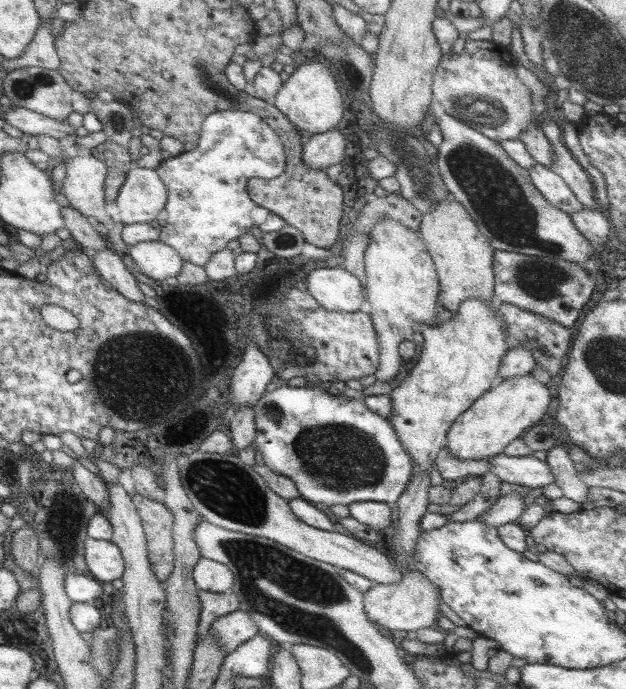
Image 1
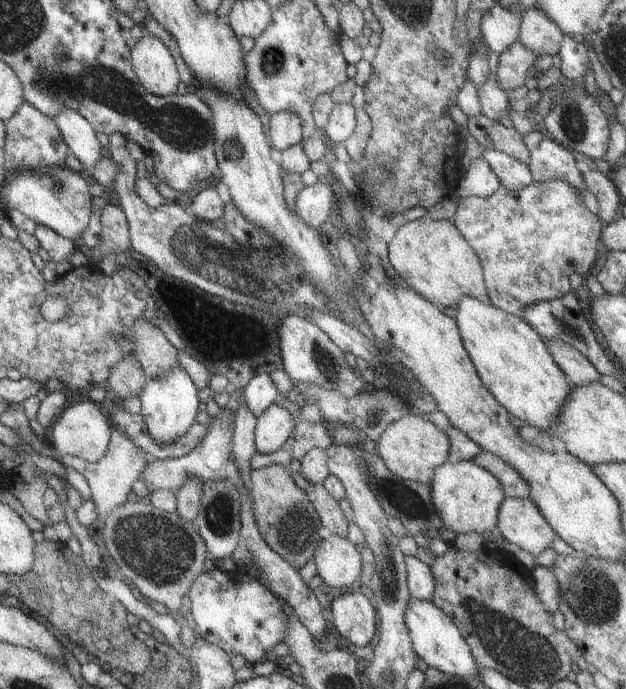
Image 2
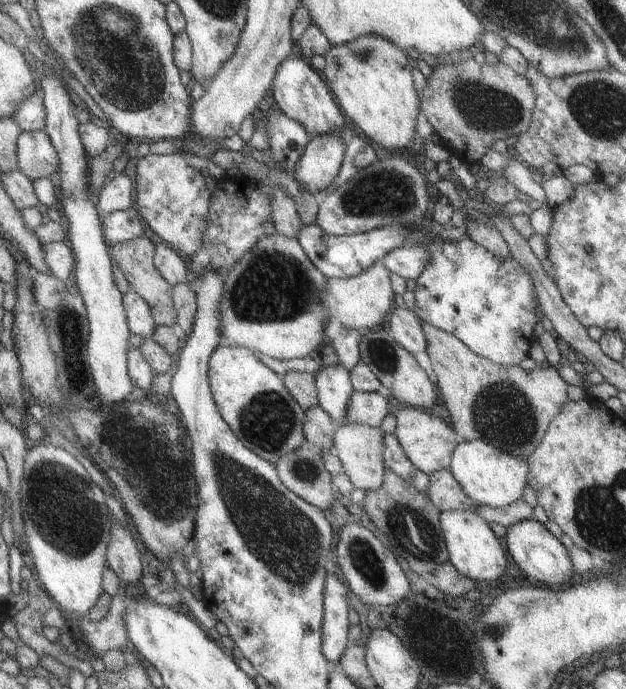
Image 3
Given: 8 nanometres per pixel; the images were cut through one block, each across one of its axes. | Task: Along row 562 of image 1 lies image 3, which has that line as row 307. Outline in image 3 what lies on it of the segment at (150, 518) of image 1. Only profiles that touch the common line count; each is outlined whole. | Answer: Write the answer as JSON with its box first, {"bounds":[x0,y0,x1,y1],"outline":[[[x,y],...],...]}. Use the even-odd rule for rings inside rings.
{"bounds":[108,235,176,326],"outline":[[[142,235],[129,241],[114,243],[109,246],[108,250],[111,260],[114,262],[114,267],[118,267],[125,274],[130,291],[139,294],[148,303],[152,318],[157,326],[174,326],[176,313],[171,295],[172,286],[162,278],[153,263],[156,250],[154,243],[146,235]]]}

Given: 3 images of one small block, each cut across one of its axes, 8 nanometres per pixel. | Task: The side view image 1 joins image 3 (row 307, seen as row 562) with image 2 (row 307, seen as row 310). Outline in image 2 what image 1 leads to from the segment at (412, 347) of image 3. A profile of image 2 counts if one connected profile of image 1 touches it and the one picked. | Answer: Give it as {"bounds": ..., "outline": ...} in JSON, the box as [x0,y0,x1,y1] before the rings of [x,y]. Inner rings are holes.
{"bounds":[453,296,571,436],"outline":[[[465,296],[457,303],[456,316],[453,319],[459,328],[464,348],[486,390],[489,390],[489,393],[508,410],[512,417],[516,416],[554,436],[551,432],[552,421],[555,421],[557,414],[562,410],[571,386],[560,367],[549,355],[543,338],[522,318],[500,310],[490,302],[480,302],[477,298]]]}

